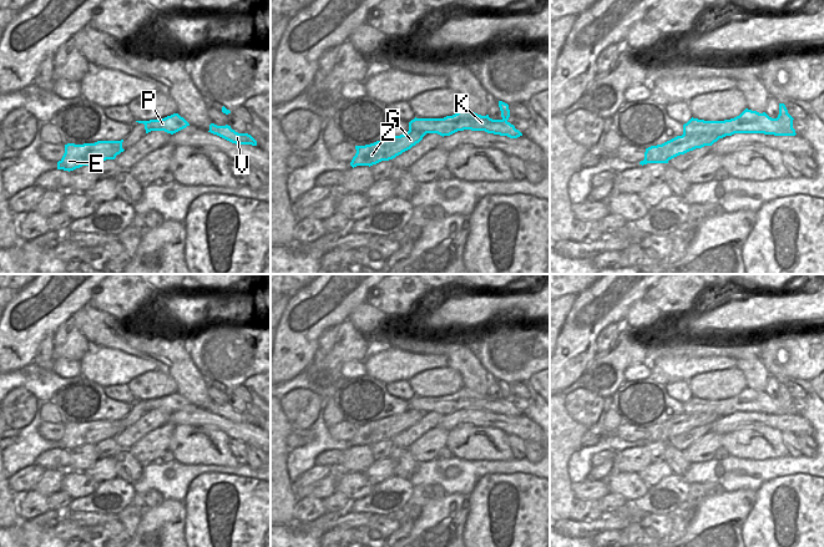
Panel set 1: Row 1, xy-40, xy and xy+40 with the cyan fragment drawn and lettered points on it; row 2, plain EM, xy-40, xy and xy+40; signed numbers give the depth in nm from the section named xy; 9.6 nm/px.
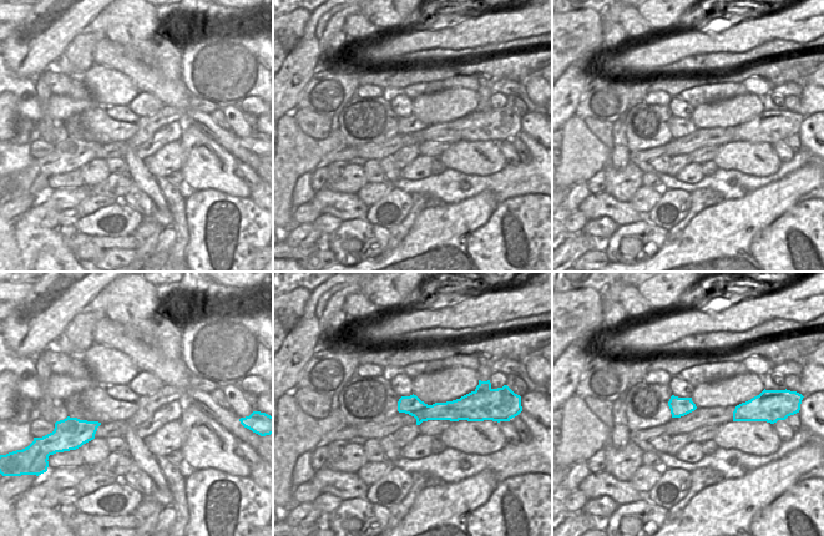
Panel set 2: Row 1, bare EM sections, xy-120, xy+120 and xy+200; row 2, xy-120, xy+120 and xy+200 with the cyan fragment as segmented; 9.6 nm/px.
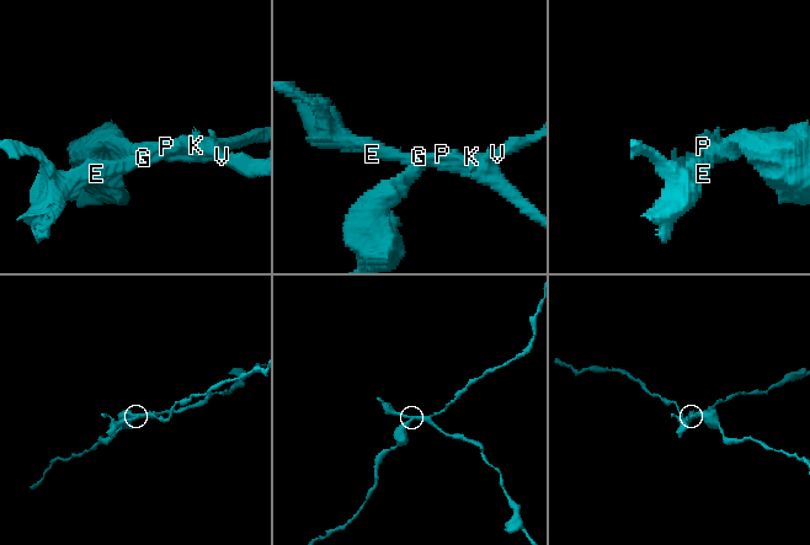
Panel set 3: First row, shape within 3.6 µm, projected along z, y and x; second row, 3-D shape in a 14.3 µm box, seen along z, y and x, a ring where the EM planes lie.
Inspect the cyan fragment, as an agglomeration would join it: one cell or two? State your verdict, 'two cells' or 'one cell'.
two cells

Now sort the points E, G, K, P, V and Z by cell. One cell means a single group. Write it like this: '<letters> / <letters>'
E G Z / K P V

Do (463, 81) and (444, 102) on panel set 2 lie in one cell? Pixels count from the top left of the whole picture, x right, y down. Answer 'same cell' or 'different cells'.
different cells

